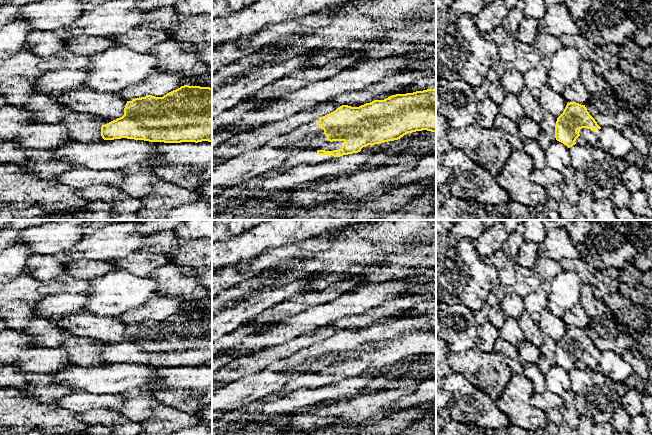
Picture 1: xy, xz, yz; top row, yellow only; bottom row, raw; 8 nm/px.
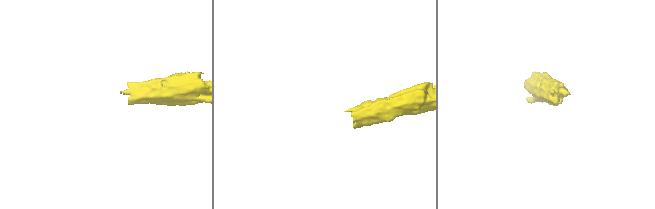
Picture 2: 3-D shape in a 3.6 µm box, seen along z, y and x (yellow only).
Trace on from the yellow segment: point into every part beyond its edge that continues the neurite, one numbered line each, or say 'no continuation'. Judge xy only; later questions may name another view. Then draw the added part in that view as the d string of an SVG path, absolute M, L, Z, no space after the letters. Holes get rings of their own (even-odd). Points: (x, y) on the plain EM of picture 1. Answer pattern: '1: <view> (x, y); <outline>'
no continuation

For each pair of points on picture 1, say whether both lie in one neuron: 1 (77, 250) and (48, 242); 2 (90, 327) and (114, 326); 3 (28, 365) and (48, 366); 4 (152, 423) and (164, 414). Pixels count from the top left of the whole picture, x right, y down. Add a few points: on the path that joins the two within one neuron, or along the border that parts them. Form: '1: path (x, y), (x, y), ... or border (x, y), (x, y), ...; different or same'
1: border (84, 230), (81, 238), (61, 254); different
2: path (96, 327), (108, 327); same
3: path (33, 365), (43, 365); same
4: path (155, 423), (161, 417); same

